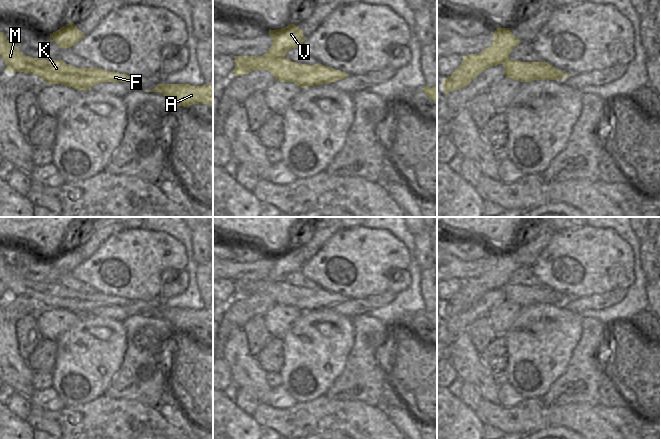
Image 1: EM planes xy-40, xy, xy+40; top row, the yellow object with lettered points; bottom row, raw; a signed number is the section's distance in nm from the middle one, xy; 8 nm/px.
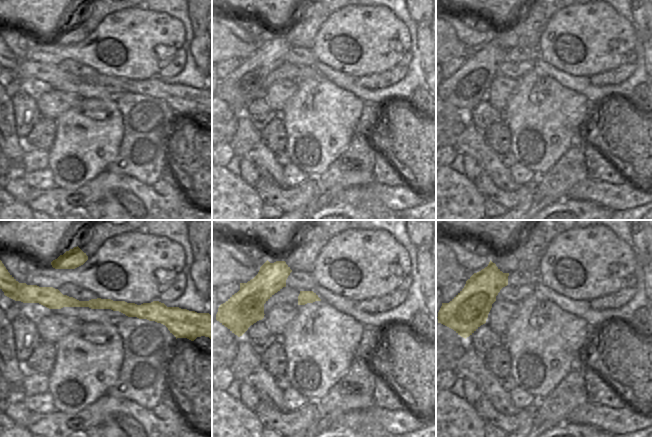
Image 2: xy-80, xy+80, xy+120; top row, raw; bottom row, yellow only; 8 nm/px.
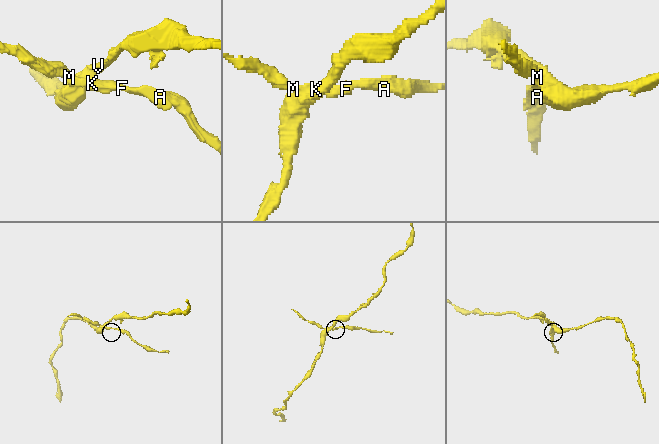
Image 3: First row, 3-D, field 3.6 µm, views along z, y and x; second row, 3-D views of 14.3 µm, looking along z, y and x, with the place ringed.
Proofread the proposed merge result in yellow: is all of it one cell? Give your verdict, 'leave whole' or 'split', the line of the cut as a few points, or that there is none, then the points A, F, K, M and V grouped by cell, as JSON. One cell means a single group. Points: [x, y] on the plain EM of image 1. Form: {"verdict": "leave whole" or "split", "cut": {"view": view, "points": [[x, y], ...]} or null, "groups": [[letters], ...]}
{"verdict": "split", "cut": {"view": "xy", "points": [[284, 281], [275, 281], [262, 293]]}, "groups": [["A", "F", "K", "M"], ["V"]]}

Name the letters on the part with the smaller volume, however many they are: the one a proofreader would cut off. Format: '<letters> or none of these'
A, F, K, M.

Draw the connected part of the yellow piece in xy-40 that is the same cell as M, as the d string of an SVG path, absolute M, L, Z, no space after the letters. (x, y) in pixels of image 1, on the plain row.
M0 256L0 281L7 289L7 296L24 296L40 300L48 308L62 308L76 314L91 314L102 306L126 306L131 300L110 296L100 292L76 292L62 284L32 282L19 275L17 268L12 268Z

